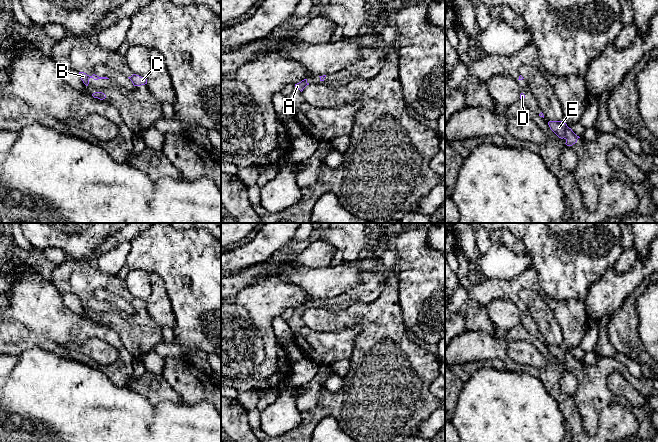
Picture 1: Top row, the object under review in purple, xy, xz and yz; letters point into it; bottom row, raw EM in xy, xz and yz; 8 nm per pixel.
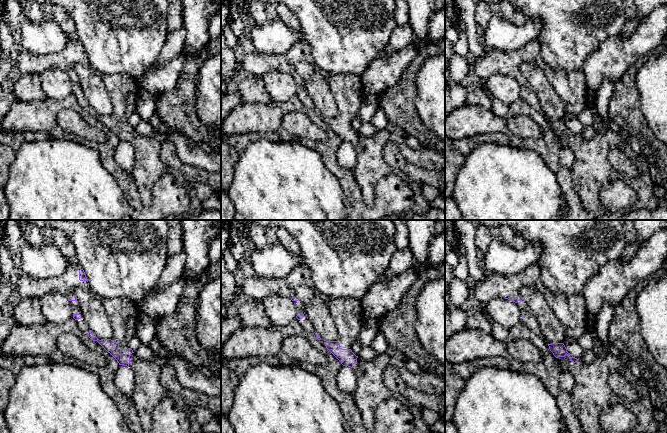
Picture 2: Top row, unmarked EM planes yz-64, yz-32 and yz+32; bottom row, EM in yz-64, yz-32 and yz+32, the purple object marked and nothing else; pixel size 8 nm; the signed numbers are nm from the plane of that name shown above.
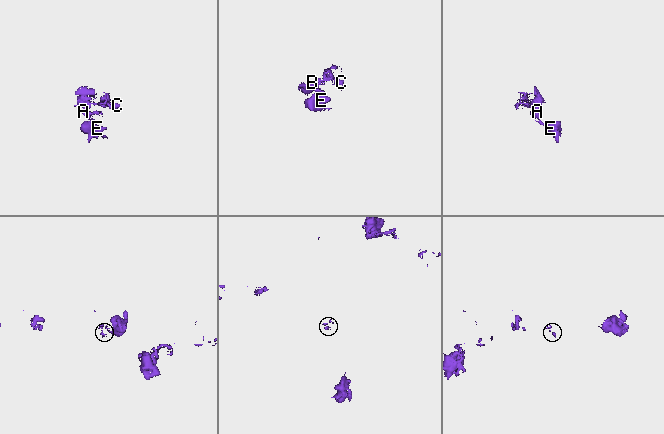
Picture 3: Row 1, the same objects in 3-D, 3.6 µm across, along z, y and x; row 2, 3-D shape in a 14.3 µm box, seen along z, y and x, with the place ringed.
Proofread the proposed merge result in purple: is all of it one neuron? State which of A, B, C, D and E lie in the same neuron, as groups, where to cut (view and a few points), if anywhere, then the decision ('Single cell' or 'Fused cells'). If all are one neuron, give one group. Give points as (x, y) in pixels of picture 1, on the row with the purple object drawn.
Groups: A B C D E. No split. Single cell

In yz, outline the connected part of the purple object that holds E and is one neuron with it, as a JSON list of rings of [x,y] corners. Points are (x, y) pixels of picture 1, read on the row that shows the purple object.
[[[549,121],[548,125],[559,138],[566,140],[565,144],[567,146],[572,146],[577,142],[577,139],[580,138],[562,121]]]

